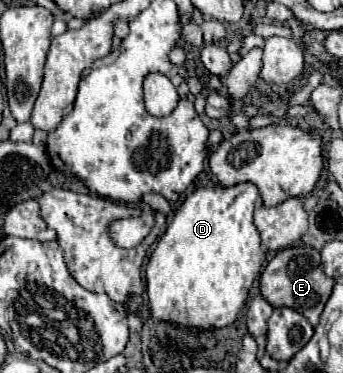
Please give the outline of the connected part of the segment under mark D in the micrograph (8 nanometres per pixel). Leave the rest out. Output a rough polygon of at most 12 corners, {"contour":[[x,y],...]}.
{"contour":[[252,183],[186,197],[146,265],[154,319],[234,323],[264,265]]}

